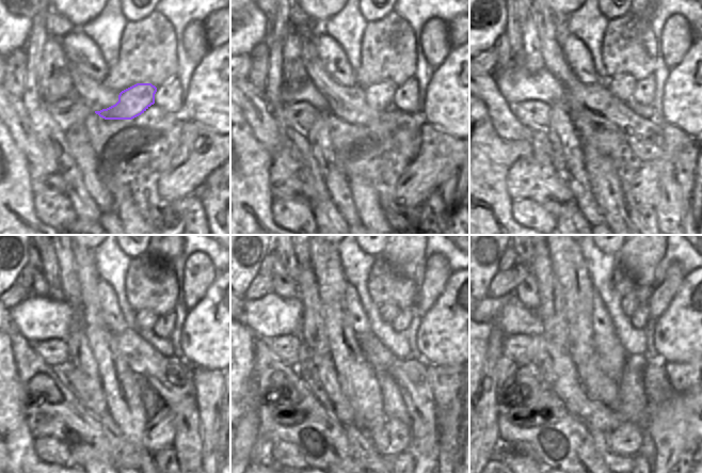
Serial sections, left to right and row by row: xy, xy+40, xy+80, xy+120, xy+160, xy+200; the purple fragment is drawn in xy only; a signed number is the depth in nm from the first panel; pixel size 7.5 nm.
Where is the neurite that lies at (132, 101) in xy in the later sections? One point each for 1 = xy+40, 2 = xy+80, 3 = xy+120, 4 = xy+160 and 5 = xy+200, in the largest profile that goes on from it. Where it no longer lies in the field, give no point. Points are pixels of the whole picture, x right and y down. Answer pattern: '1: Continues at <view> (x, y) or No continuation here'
1: Continues at xy+40 (380, 96)
2: Continues at xy+80 (622, 87)
3: Continues at xy+120 (145, 319)
4: Continues at xy+160 (388, 312)
5: Continues at xy+200 (631, 303).

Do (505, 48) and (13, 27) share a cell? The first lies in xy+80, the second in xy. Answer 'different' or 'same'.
different

